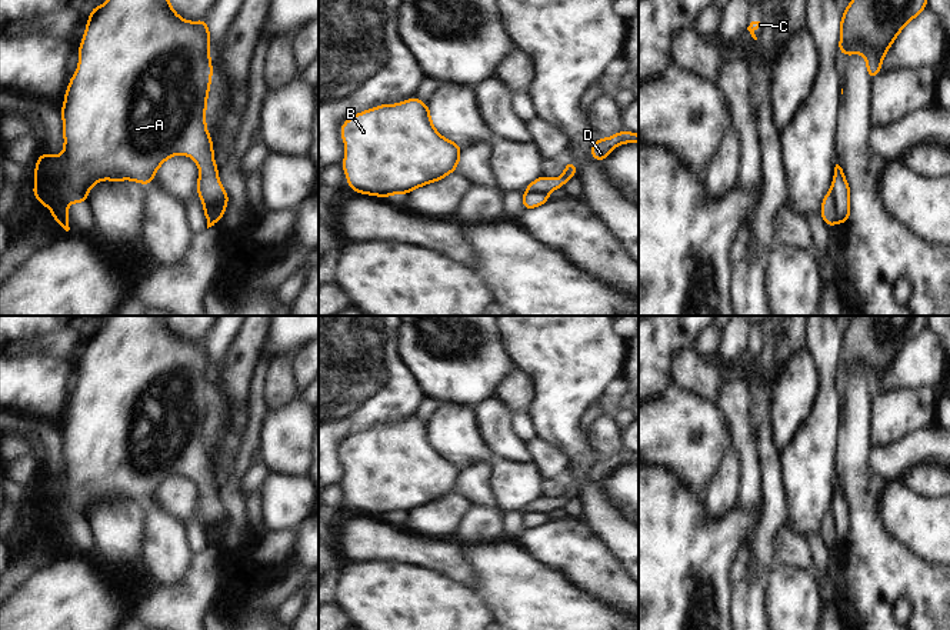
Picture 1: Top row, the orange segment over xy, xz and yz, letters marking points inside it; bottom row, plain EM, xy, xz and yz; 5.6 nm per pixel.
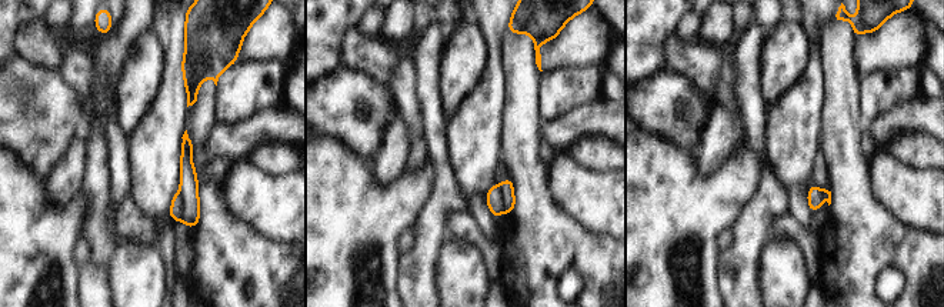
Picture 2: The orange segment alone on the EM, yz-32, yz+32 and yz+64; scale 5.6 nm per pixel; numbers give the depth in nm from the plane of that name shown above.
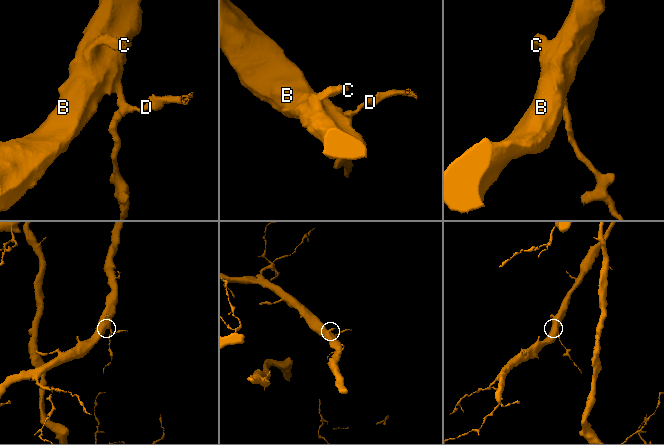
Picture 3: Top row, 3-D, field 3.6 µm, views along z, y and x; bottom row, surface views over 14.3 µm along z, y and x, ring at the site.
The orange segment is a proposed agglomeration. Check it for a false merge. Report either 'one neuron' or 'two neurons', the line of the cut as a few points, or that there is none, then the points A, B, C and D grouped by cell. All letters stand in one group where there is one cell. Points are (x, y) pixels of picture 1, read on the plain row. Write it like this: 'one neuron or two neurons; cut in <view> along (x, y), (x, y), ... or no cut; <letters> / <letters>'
two neurons; cut in yz along (830, 509), (834, 522), (834, 539), (837, 542); A B C / D

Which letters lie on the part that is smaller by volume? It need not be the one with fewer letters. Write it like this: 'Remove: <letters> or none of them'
Remove: D

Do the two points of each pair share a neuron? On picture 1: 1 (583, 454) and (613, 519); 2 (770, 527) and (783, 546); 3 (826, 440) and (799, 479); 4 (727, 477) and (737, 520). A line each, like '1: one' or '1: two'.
1: one
2: two
3: one
4: two

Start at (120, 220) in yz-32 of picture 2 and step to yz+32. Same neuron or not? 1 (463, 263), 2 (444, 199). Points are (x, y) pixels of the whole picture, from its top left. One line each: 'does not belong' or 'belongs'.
1: does not belong
2: does not belong

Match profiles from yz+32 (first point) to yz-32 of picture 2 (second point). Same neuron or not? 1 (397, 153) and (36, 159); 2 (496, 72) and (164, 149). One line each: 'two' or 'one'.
1: two
2: one

